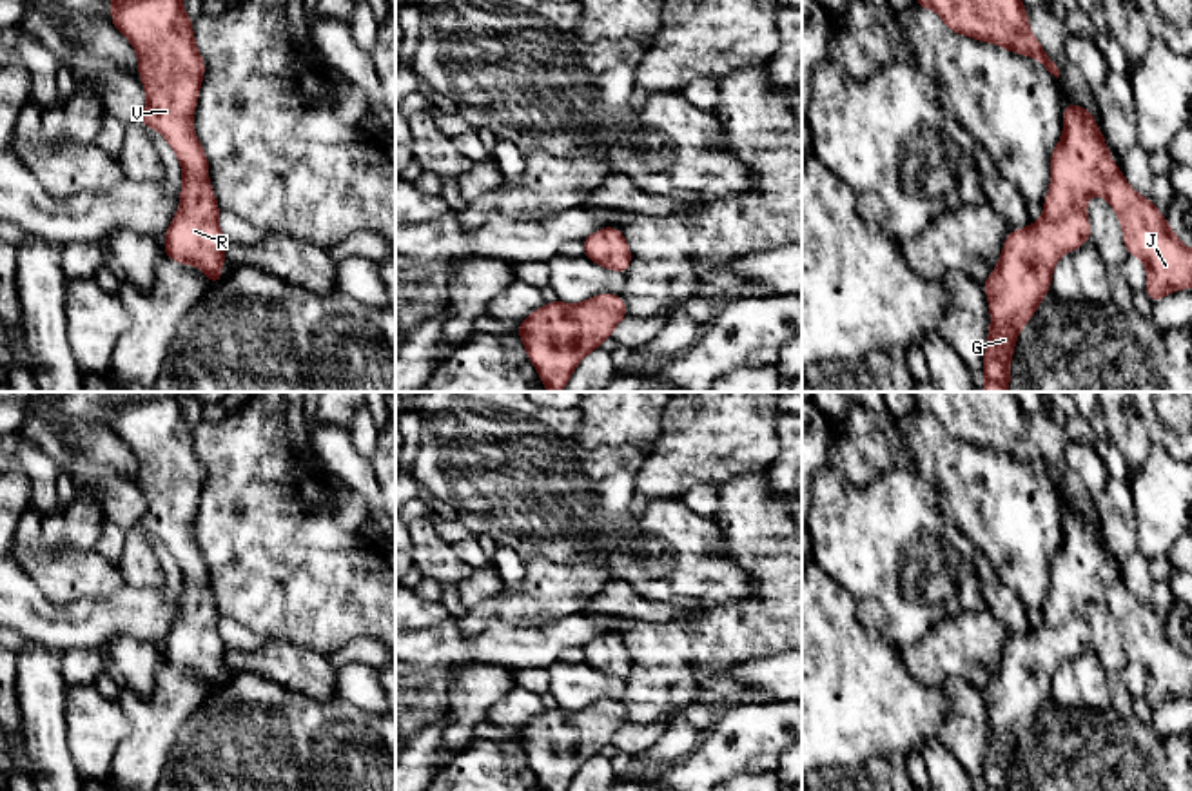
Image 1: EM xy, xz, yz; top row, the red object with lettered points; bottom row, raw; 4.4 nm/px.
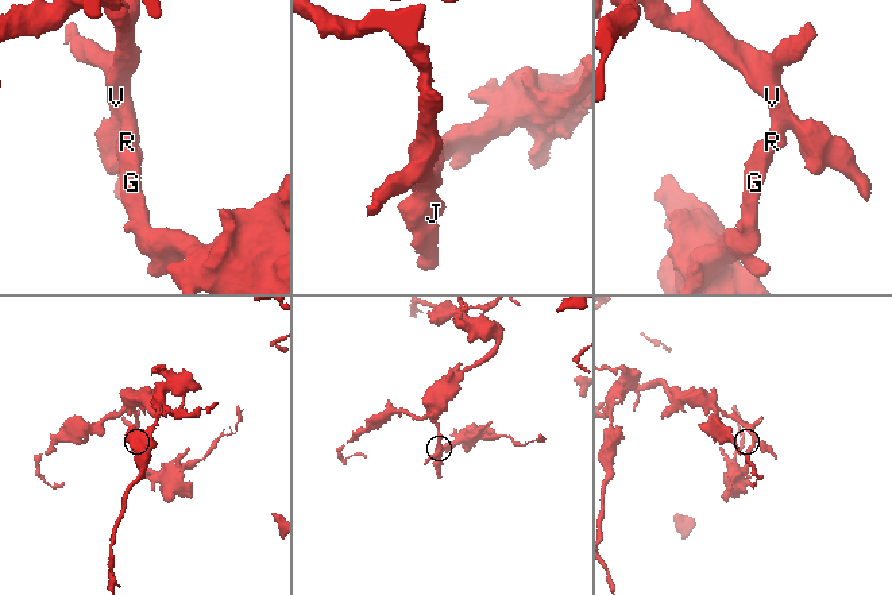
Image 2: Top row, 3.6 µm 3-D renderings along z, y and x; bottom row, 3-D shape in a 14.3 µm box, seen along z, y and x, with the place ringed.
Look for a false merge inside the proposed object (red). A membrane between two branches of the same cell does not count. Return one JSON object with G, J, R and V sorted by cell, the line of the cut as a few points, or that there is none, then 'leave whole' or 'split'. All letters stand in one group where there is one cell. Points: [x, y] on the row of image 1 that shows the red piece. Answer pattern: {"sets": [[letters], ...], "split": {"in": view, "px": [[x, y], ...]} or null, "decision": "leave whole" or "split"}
{"sets": [["G", "J", "R", "V"]], "split": null, "decision": "leave whole"}

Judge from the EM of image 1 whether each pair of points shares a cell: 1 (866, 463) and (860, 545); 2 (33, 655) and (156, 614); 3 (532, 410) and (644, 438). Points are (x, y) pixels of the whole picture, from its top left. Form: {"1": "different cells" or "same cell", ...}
{"1": "different cells", "2": "different cells", "3": "different cells"}

